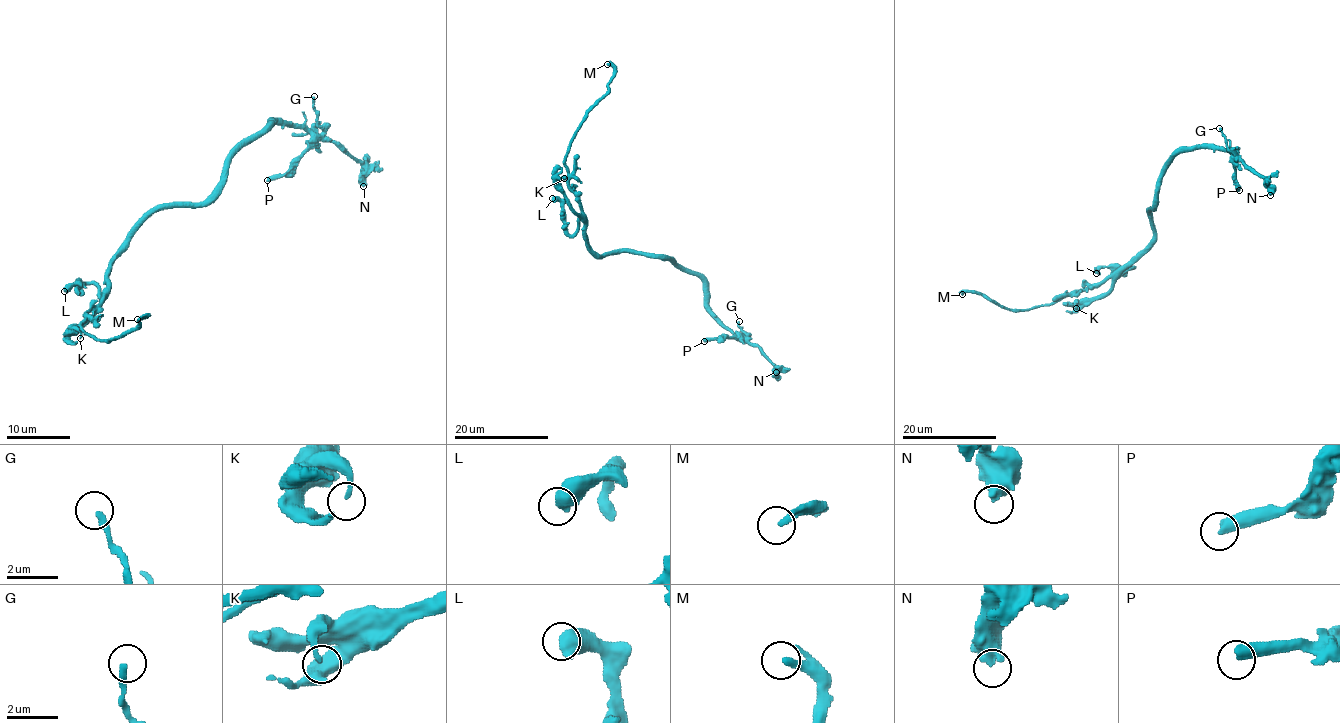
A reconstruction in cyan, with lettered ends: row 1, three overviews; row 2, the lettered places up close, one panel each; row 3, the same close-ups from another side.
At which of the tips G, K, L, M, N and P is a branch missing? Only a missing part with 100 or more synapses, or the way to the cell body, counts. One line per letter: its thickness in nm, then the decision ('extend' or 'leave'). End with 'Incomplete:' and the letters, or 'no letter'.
G: calibre 240 nm; leave
K: calibre 170 nm; leave
L: calibre 650 nm; leave
M: calibre 280 nm; extend
N: calibre 550 nm; leave
P: calibre 480 nm; leave
Incomplete: M

